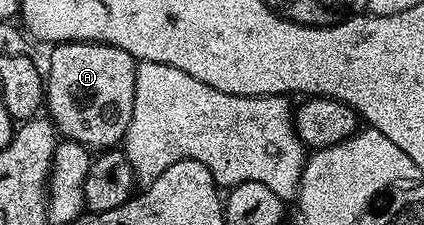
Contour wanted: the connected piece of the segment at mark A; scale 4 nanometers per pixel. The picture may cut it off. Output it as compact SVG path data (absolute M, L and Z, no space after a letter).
M63 41L50 49L53 50L49 53L44 104L54 129L64 140L84 145L90 151L108 151L120 146L125 140L125 132L131 123L131 111L135 107L135 71L138 62L127 55L127 51L104 45L101 41Z

